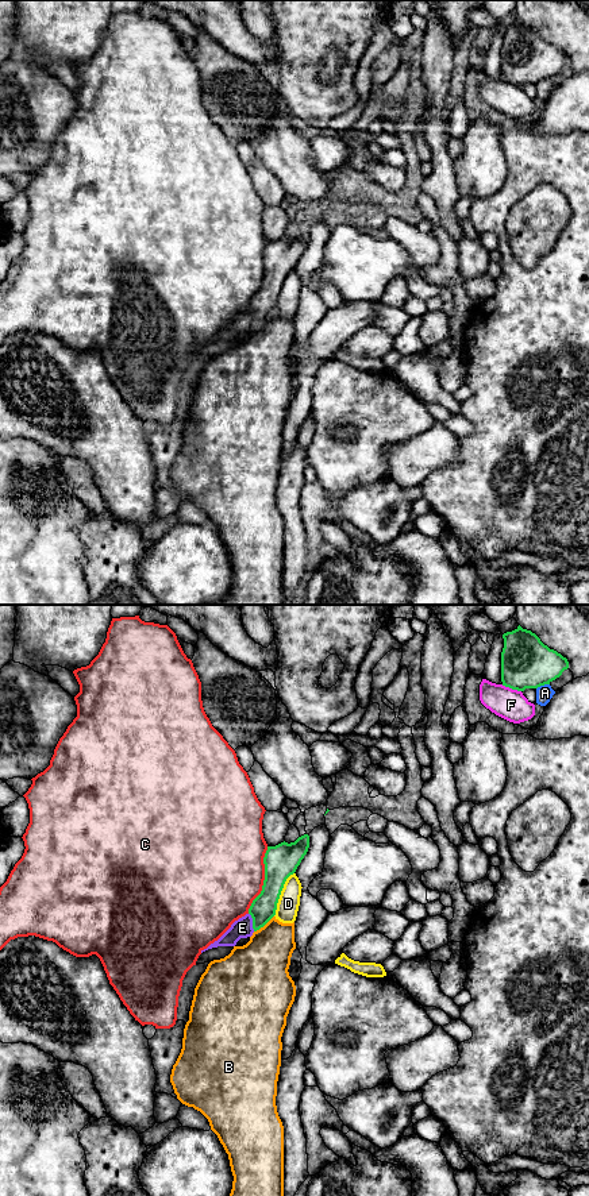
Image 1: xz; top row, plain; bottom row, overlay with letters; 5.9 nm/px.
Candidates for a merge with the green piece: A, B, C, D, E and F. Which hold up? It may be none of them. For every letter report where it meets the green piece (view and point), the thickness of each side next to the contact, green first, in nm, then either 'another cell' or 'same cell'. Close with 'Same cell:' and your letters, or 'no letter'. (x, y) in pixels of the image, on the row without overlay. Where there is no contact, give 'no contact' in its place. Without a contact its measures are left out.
A: contact xz (542, 80); calibres 300 and 100 nm; another cell
B: contact xz (264, 320); calibres 150 and 320 nm; another cell
C: contact xz (264, 276); calibres 200 and 480 nm; another cell
D: contact xz (280, 289); calibres 200 and 130 nm; another cell
E: contact xz (253, 317); calibres 150 and 120 nm; same cell
F: contact xz (511, 83); calibres 300 and 190 nm; another cell
Same cell: E

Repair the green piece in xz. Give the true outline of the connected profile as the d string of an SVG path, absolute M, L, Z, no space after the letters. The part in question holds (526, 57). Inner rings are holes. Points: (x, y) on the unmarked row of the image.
M520 20L504 28L503 34L501 77L505 82L517 86L538 84L550 80L569 63L566 53Z

